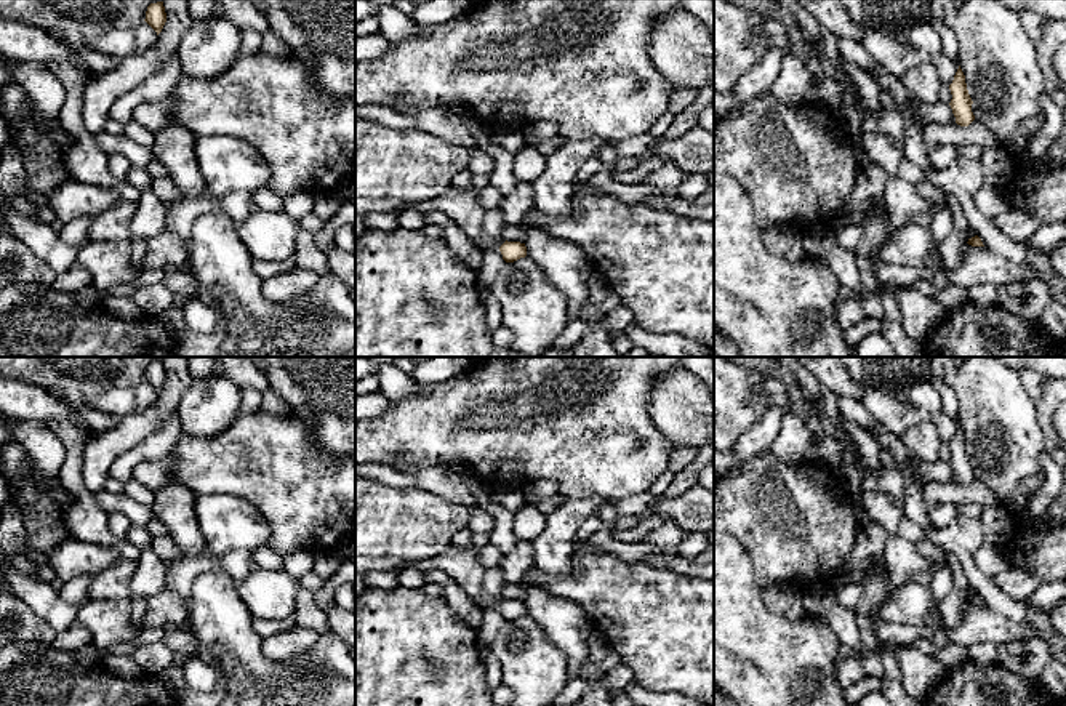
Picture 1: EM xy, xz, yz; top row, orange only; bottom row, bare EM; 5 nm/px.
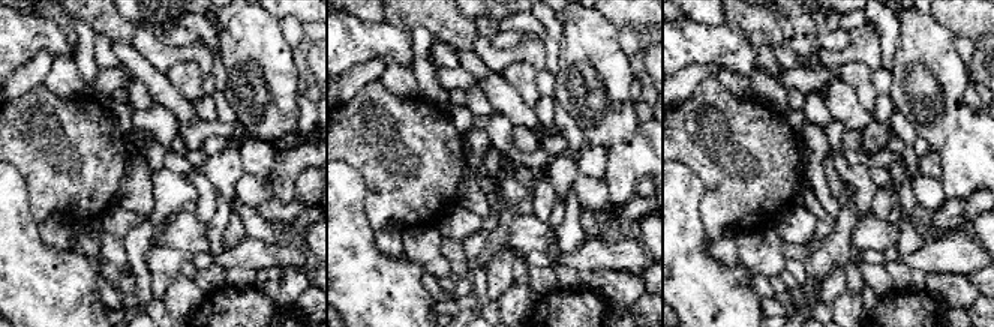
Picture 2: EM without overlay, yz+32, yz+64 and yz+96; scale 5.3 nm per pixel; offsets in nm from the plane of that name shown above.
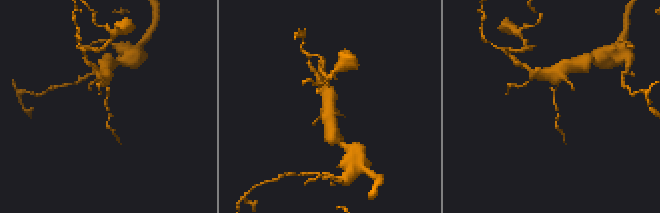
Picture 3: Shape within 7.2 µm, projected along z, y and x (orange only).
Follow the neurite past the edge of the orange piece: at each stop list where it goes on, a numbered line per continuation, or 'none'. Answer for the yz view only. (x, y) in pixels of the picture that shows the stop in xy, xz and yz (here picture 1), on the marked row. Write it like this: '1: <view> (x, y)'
none

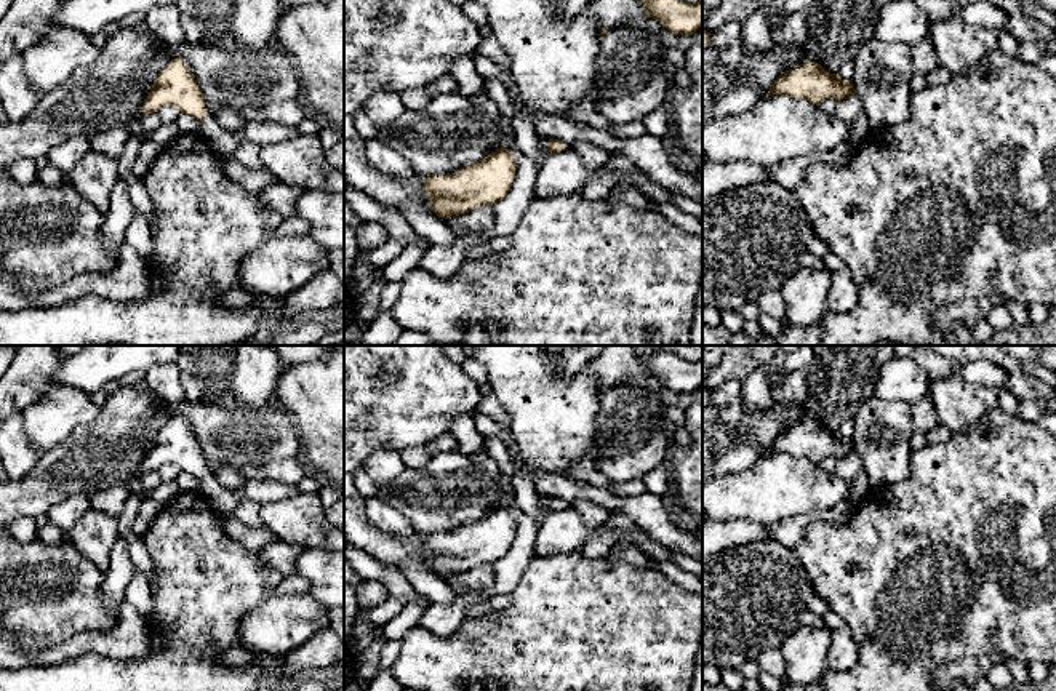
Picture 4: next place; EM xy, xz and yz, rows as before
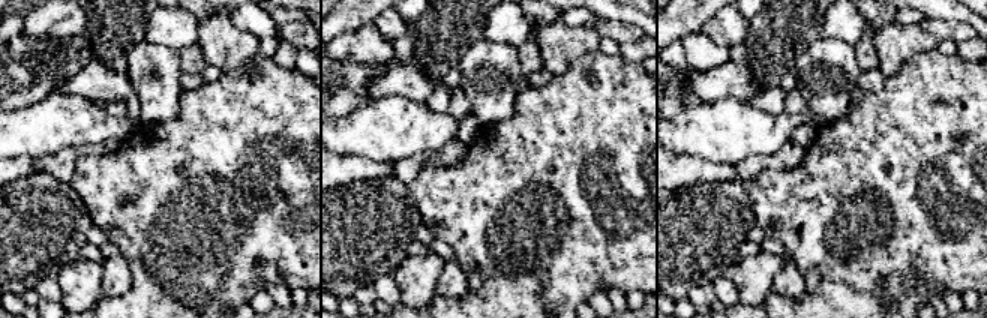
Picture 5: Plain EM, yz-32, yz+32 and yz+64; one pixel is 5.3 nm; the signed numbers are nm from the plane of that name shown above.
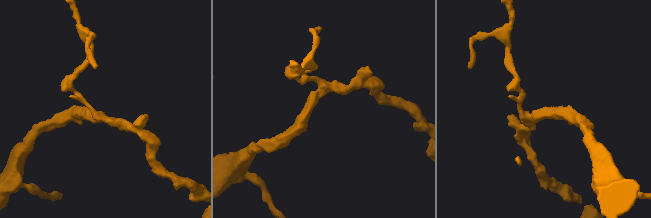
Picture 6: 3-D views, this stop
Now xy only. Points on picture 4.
1: xy (263, 133)

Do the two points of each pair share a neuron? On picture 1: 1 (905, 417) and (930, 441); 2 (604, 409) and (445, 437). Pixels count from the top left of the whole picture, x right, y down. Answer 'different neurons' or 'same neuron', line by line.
1: different neurons
2: same neuron

